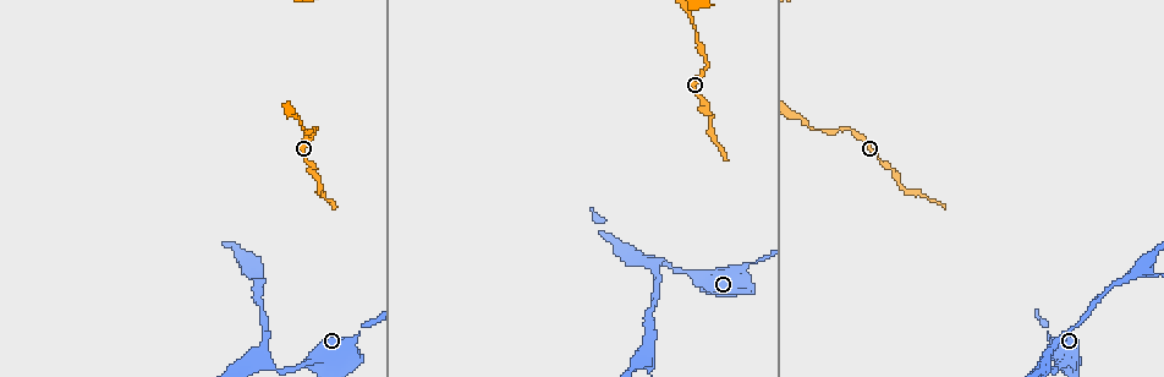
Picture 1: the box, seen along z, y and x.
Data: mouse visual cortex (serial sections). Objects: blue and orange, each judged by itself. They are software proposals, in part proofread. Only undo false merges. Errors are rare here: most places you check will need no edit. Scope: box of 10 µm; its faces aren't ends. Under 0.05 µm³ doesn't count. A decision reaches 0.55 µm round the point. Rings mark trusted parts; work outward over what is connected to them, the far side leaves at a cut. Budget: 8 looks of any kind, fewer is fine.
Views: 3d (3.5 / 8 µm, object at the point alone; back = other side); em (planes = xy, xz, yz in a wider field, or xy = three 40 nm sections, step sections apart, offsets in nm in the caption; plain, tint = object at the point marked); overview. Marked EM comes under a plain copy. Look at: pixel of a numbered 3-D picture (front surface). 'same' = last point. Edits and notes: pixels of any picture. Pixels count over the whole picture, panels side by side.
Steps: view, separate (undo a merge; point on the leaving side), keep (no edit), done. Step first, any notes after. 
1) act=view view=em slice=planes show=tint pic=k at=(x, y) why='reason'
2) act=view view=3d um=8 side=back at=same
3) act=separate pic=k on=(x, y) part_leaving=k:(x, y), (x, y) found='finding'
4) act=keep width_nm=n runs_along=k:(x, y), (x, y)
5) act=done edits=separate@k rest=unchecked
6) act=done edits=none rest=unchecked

act=view view=3d um=8 side=back pic=1 at=(694, 32) why='sudden change in width'

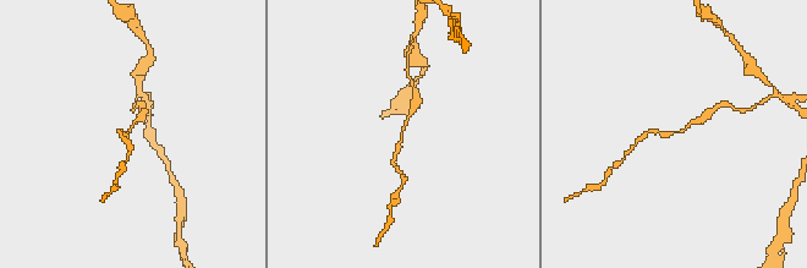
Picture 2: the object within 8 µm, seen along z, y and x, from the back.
act=view view=em slice=xy step=2 show=tint at=same why='need the tissue'

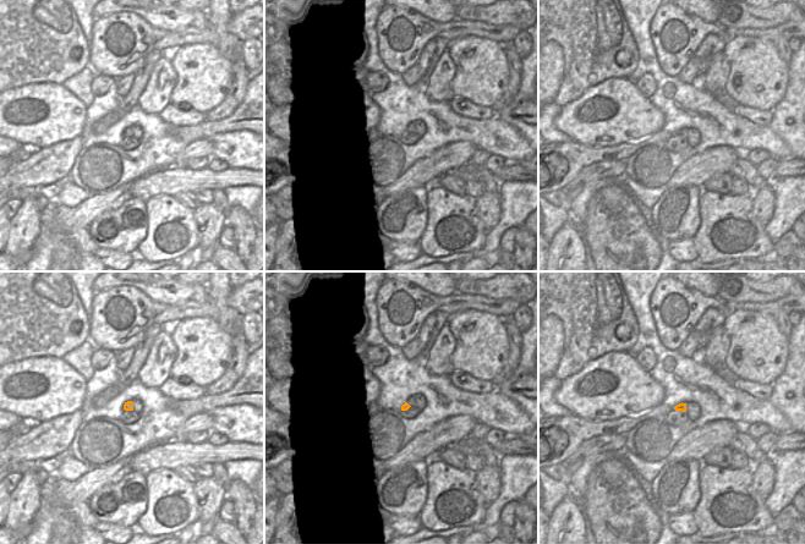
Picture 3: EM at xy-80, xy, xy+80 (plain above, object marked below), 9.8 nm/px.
act=keep arm_widths_nm=150,150 found='all the same cell'

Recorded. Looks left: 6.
act=view view=3d um=3.5 side=back pic=1 at=(1049, 356) why='branch point'

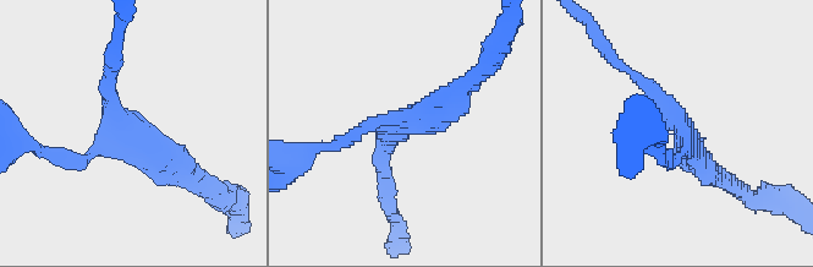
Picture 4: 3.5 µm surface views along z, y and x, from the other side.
act=view view=em slice=xy step=1 show=tint pic=4 at=(107, 134) arms=3 arm_widths_nm=200,200,350 why='shape alone is not enough'

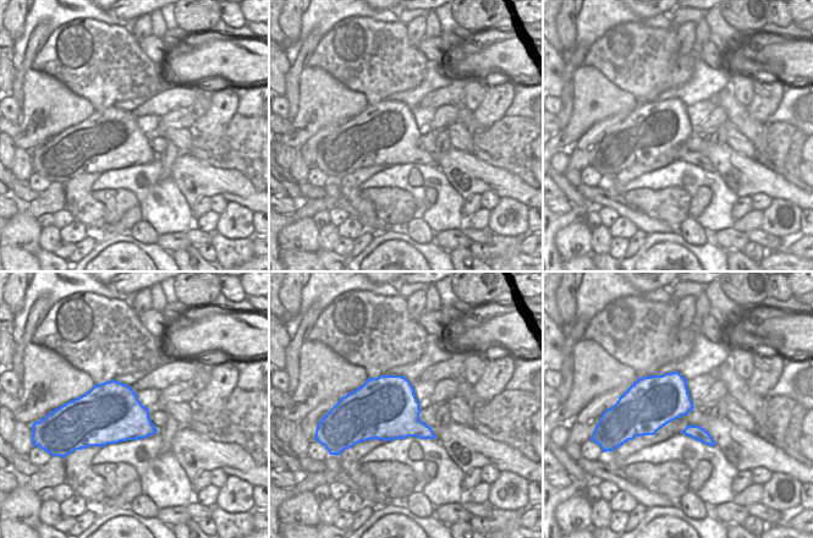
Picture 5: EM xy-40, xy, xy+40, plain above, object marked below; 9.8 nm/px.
act=view view=em slice=xy step=3 show=tint at=same why='cut it another way'

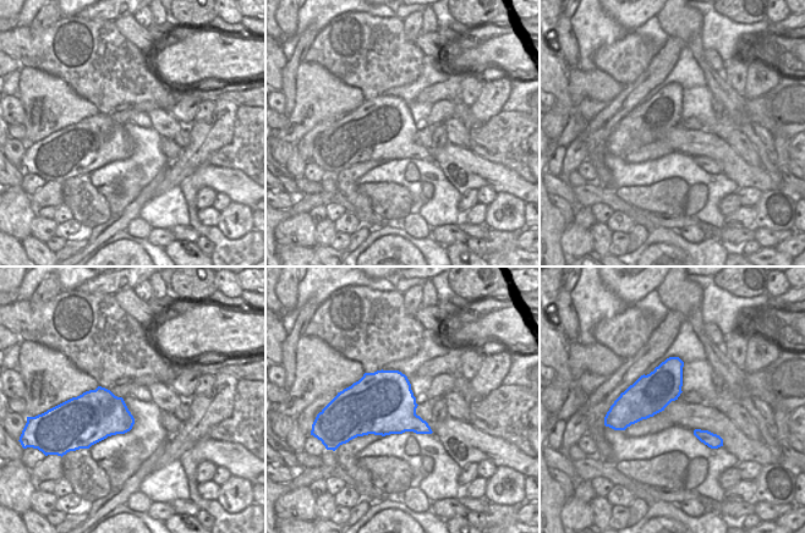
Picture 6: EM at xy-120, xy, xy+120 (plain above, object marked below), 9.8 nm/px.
act=keep runs_along=4:(45, 153), (83, 162), (116, 127), (113, 75) found='all the same cell'

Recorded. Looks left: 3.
act=view view=3d um=8 pic=1 at=(753, 263)

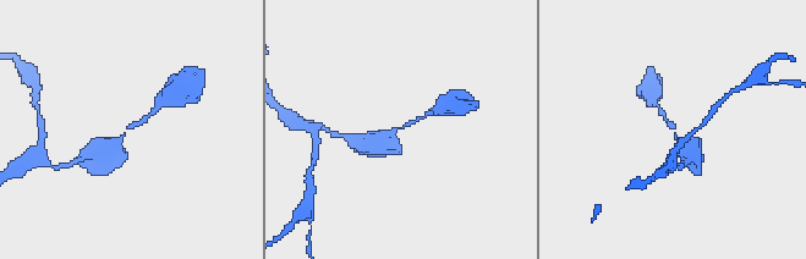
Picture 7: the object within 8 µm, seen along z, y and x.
act=view view=3d um=3.5 at=same why='zoom in'

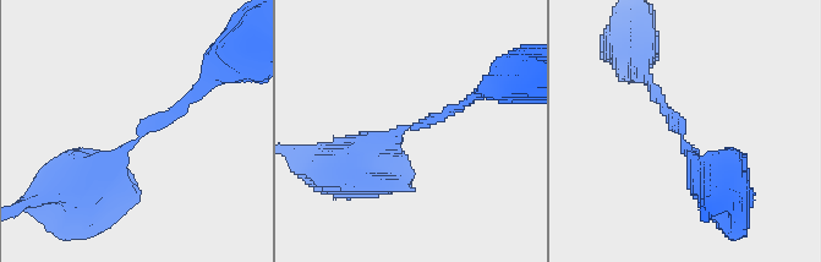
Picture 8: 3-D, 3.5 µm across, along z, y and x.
act=view view=em slice=xy step=2 show=tint pic=8 at=(414, 128)

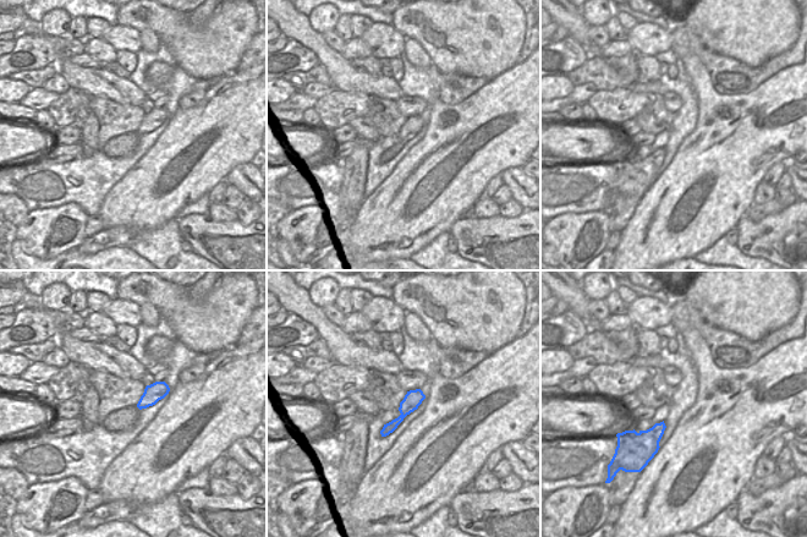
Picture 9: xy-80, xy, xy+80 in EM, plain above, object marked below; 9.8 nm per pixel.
act=keep runs_along=8:(75, 168), (97, 180), (184, 97) found='all the same cell'

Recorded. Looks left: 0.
act=done edits=none rest=unchecked

